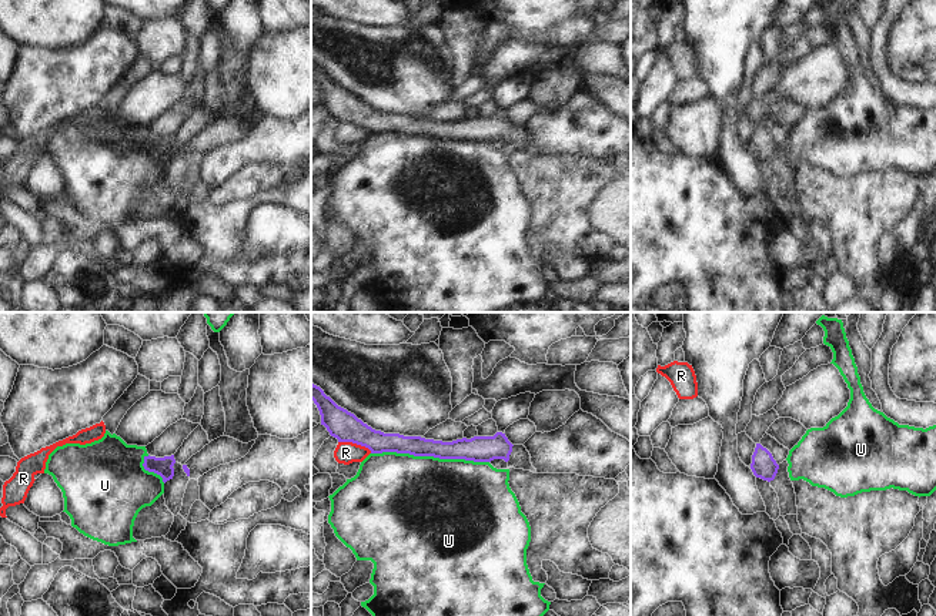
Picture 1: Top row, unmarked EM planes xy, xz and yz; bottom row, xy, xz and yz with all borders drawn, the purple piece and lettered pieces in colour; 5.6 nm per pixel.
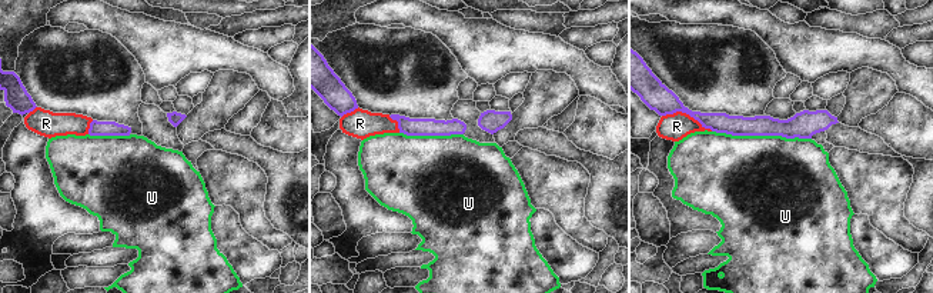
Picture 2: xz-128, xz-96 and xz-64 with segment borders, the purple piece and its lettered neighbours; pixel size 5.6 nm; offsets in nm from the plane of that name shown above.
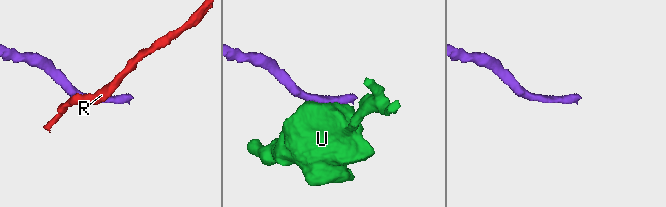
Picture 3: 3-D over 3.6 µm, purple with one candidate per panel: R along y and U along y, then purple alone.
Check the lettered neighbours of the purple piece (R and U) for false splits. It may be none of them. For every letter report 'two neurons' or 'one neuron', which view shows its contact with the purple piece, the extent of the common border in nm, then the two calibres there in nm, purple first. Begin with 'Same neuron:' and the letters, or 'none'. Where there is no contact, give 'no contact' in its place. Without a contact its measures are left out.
Same neuron: none
R: two neurons; meets purple in xz; contact 200 nm long; 170 nm thick on the purple side, 130 nm on the other
U: two neurons; meets purple in xz; contact 650 nm long; 130 nm thick on the purple side, 480 nm on the other

